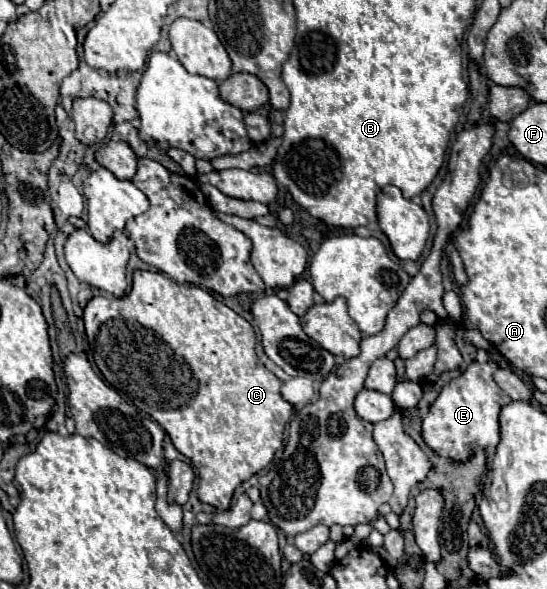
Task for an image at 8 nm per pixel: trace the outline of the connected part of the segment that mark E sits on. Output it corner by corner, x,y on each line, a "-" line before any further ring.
494,361
488,363
470,363
462,371
460,379
452,379
442,387
436,401
430,405
426,419
422,421
422,439
438,455
450,457
454,461
468,461
476,451
484,451
486,457
494,457
496,445
500,441
498,413
512,399
494,383
492,373
498,369

